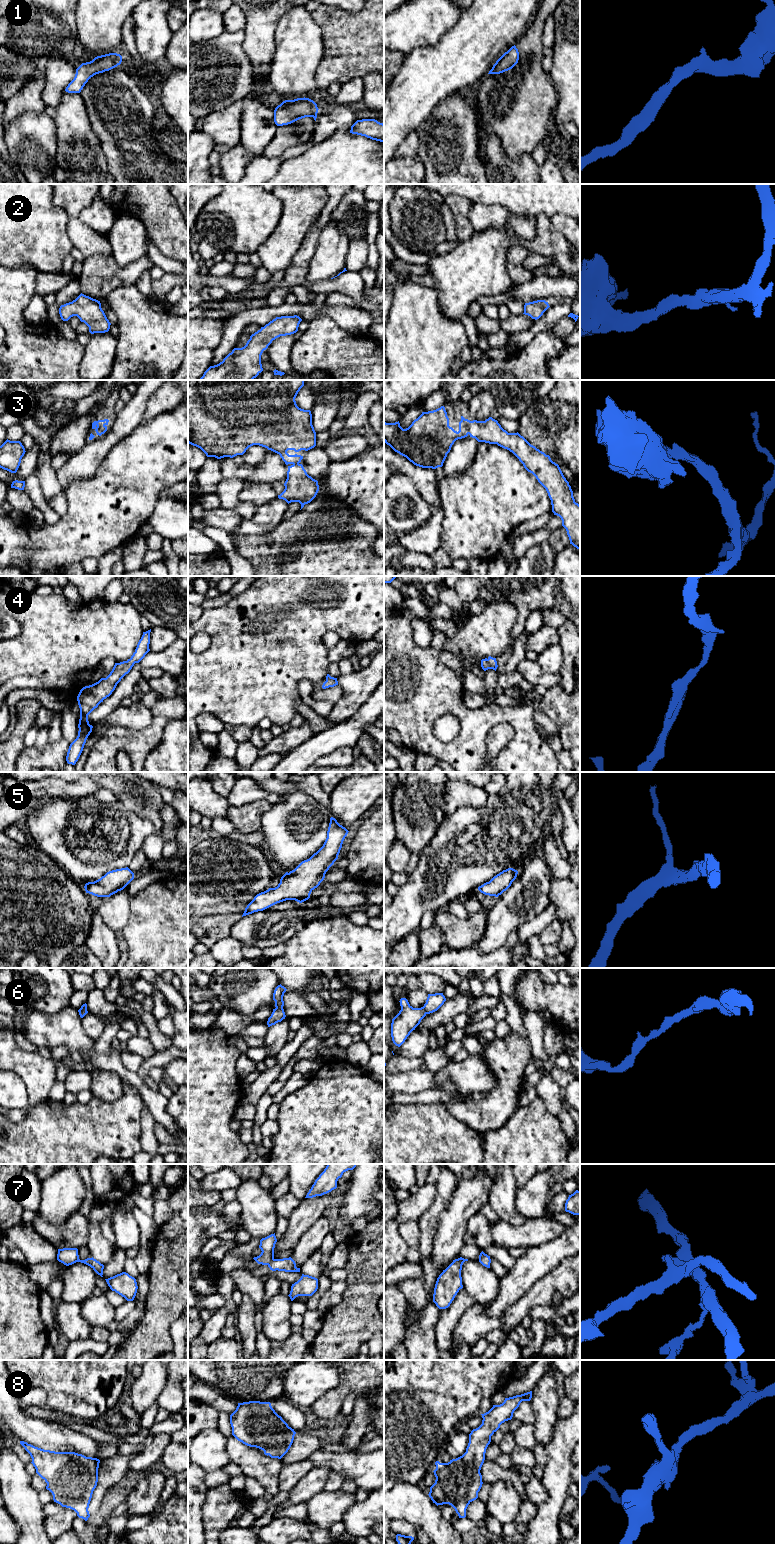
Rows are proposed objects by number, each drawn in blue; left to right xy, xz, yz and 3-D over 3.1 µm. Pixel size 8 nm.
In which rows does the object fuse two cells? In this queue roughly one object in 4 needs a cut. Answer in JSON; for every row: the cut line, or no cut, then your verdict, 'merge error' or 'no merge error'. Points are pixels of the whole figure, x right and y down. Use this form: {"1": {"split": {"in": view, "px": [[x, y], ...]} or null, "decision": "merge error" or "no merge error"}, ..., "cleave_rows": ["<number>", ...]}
{"1": {"split": null, "decision": "no merge error"}, "2": {"split": null, "decision": "no merge error"}, "3": {"split": null, "decision": "no merge error"}, "4": {"split": null, "decision": "no merge error"}, "5": {"split": null, "decision": "no merge error"}, "6": {"split": null, "decision": "no merge error"}, "7": {"split": {"in": "xz", "px": [[274, 1259], [267, 1264]]}, "decision": "merge error"}, "8": {"split": null, "decision": "no merge error"}, "cleave_rows": ["7"]}

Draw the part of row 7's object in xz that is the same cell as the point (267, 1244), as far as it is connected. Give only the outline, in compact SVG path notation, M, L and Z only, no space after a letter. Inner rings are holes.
M275 1233L271 1234L260 1240L259 1248L261 1249L261 1254L253 1259L262 1265L268 1265L274 1260L274 1248L277 1242Z

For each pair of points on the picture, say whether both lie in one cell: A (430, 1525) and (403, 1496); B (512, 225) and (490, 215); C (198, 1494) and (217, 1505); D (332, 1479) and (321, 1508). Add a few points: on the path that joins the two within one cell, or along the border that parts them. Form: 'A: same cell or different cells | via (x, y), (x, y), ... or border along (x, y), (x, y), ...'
A: same cell | via (425, 1518), (410, 1503)
B: same cell | via (507, 220), (495, 216)
C: different cells | border along (208, 1488), (202, 1504), (201, 1521)
D: different cells | border along (339, 1489), (324, 1491)

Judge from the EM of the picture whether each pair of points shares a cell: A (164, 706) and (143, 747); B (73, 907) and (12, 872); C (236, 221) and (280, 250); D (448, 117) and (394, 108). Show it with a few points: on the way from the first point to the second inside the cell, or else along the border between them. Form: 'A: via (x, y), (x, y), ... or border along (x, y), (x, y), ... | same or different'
A: via (161, 716), (150, 737) | same
B: via (58, 907), (47, 907), (27, 887) | same
C: border along (278, 220), (274, 231), (256, 252) | different
D: border along (447, 98), (443, 99), (415, 130) | different

